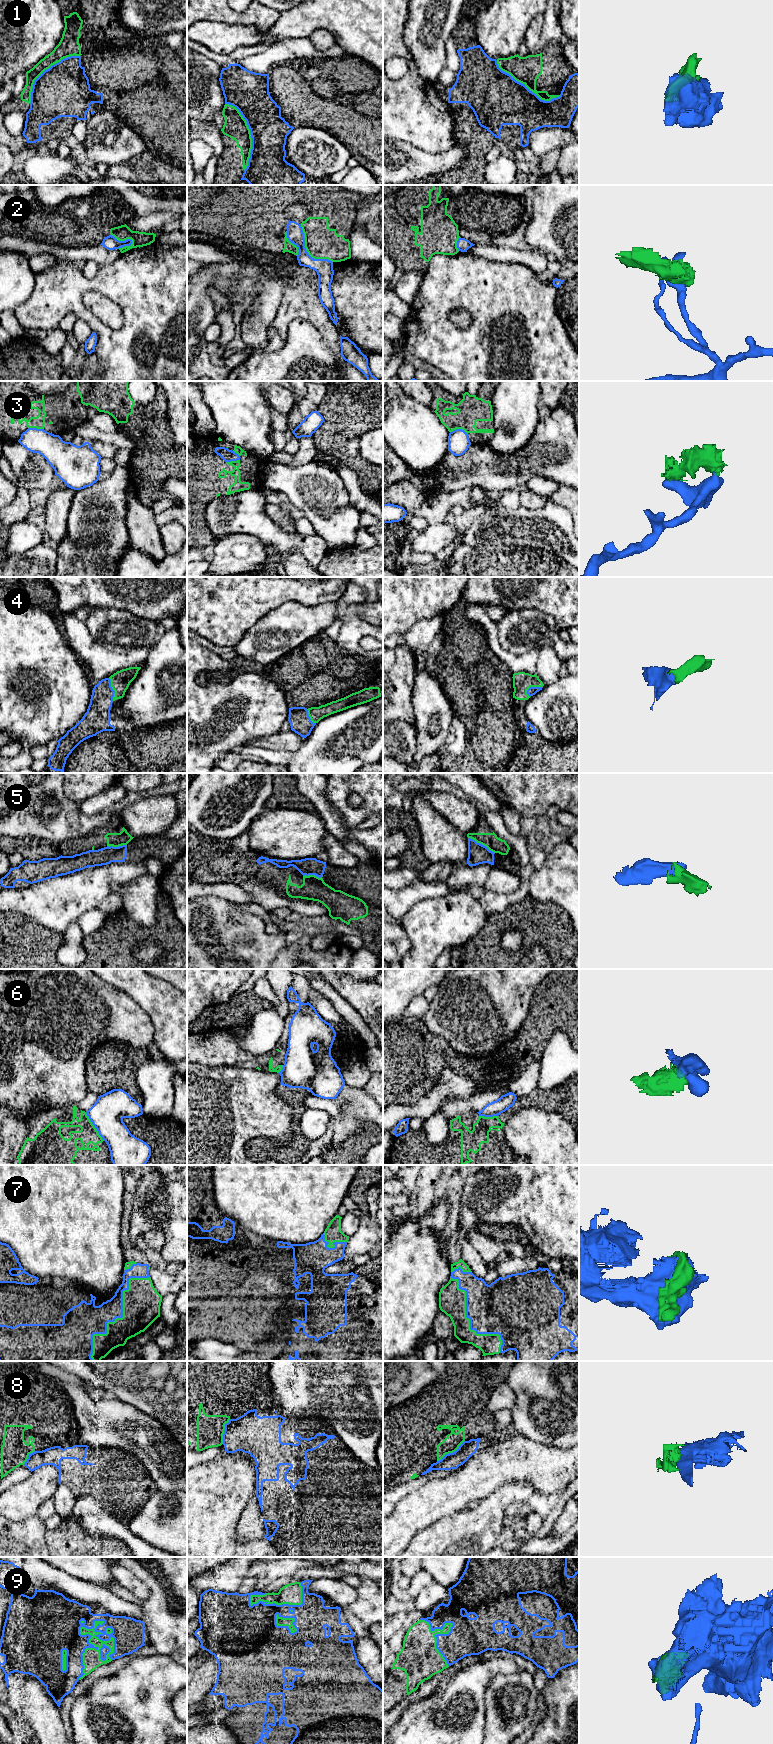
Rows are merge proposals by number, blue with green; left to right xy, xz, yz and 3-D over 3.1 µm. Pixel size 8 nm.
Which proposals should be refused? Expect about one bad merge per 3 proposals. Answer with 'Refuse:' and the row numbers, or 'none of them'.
Refuse: 1, 2, 3, 5, 6, 8

